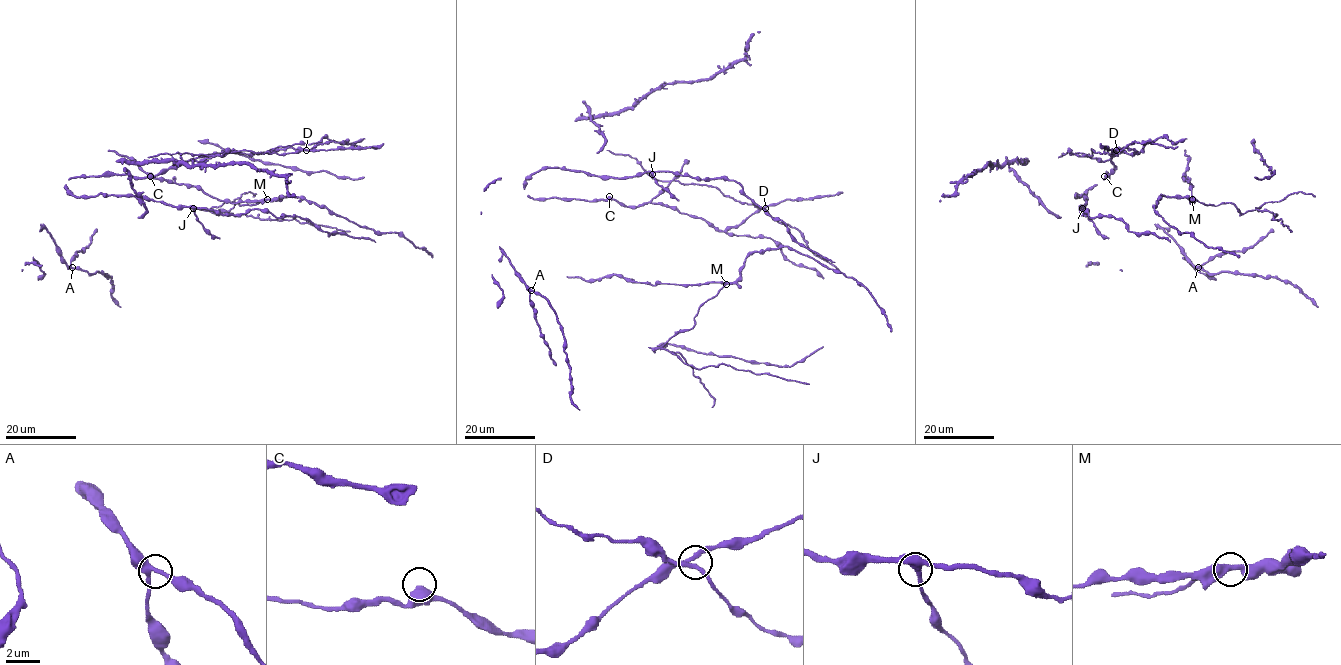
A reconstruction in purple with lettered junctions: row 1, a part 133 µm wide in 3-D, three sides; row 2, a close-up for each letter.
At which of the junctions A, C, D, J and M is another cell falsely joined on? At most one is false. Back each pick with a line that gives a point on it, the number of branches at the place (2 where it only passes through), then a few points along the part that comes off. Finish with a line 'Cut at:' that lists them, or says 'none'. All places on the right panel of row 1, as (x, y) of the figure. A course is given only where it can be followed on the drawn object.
M: place (1192, 199); branches 3; course (1191, 200), (1216, 206), (1231, 202), (1241, 214), (1268, 210), (1277, 215), (1272, 219), (1280, 219), (1292, 231)
Cut at: M

